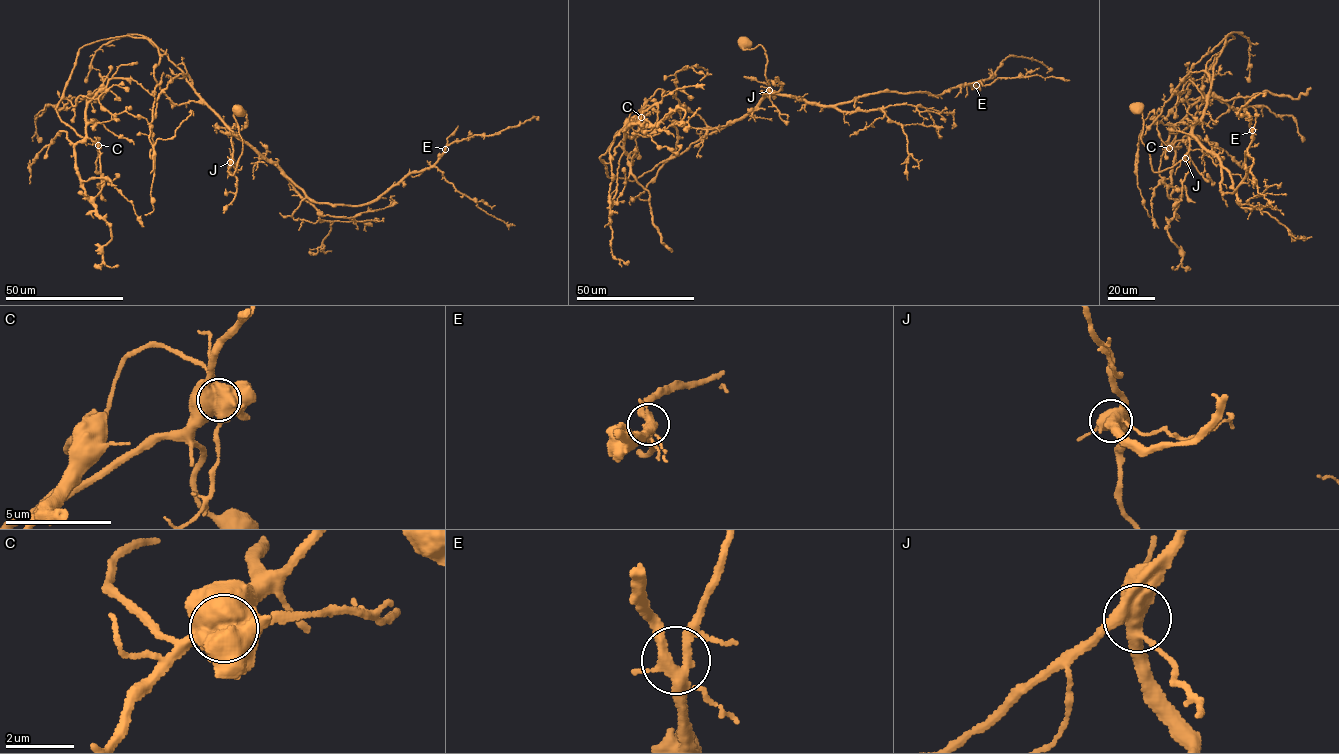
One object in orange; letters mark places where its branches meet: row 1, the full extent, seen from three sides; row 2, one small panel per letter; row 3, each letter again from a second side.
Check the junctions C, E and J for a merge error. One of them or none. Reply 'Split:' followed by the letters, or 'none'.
Split: C

